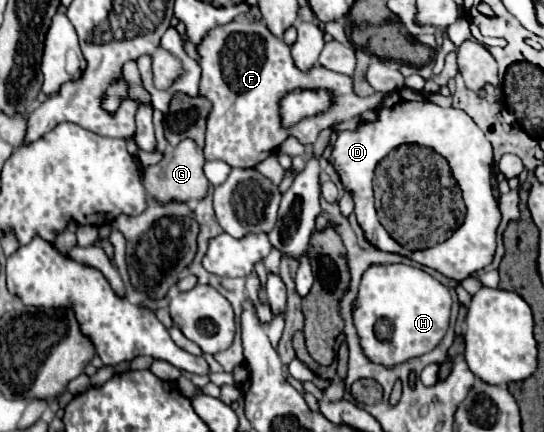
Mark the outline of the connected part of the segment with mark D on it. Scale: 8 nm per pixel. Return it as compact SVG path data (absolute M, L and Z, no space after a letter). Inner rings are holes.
M402 88L394 94L388 94L382 100L376 122L370 124L364 122L354 132L338 134L338 140L332 150L332 162L342 178L344 188L350 190L354 196L358 224L364 228L366 238L376 248L386 252L406 254L414 262L434 268L454 280L464 280L472 272L482 270L492 262L496 250L496 226L500 224L502 218L492 192L492 146L486 140L484 132L472 122L472 118L466 112L456 108L440 108L430 100L426 100L422 94ZM400 144L420 144L444 156L452 168L452 176L456 178L468 208L464 224L446 242L416 252L402 250L402 246L380 224L374 208L374 192L372 192L374 168L384 156L388 156Z

